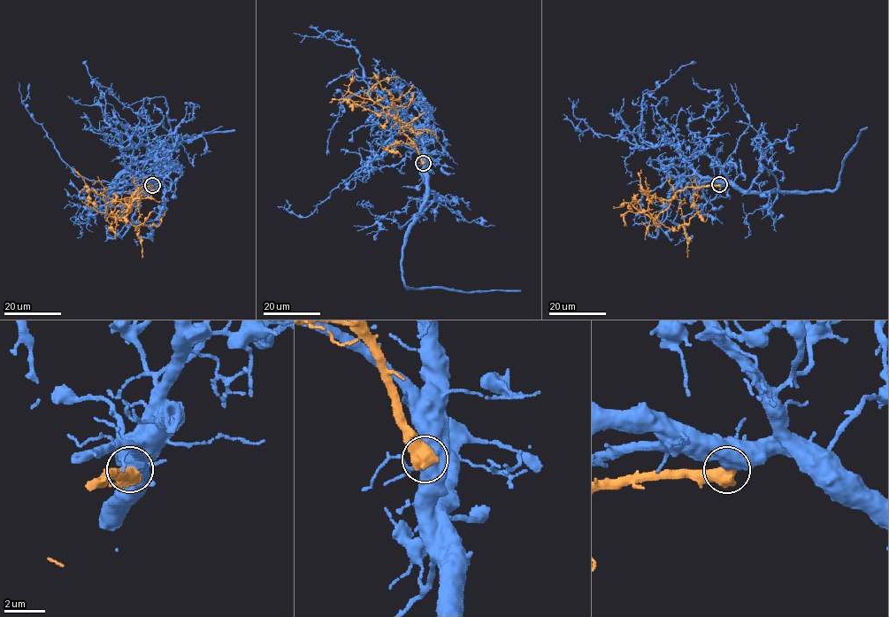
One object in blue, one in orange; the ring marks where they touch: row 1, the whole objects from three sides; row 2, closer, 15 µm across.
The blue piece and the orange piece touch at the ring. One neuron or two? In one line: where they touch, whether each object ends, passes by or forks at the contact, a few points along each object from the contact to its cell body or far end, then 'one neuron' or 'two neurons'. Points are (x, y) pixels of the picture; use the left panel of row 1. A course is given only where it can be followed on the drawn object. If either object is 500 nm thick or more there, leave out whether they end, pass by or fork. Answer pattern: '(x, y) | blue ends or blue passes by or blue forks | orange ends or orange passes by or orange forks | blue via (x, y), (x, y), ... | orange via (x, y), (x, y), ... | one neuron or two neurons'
(152, 185) | blue via (152, 185), (149, 183), (149, 190), (143, 193), (104, 192), (133, 165), (197, 136), (234, 129) | orange via (152, 185), (139, 187), (124, 217), (111, 217), (105, 212), (111, 202), (134, 206), (141, 202) | two neurons

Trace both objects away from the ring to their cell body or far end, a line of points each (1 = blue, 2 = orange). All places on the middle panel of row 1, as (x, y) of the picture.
1: (424, 163), (425, 204), (410, 226), (403, 249), (403, 282), (416, 289), (520, 291)
2: (424, 163), (416, 146), (395, 119), (395, 110), (382, 107), (367, 95), (382, 80), (398, 76)

